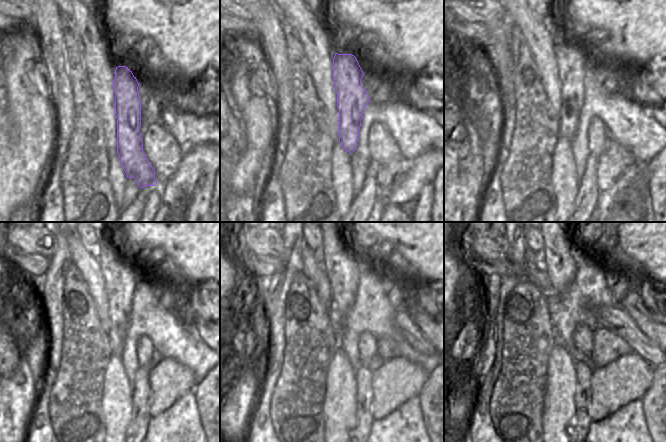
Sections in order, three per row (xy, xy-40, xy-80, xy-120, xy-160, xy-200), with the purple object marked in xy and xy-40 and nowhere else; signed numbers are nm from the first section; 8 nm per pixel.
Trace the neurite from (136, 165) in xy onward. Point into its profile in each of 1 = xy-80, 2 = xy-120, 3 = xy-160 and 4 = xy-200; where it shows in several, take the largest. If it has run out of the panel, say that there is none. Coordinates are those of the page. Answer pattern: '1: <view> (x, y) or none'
1: xy-80 (571, 61)
2: xy-120 (120, 279)
3: xy-160 (341, 267)
4: xy-200 (559, 258)

